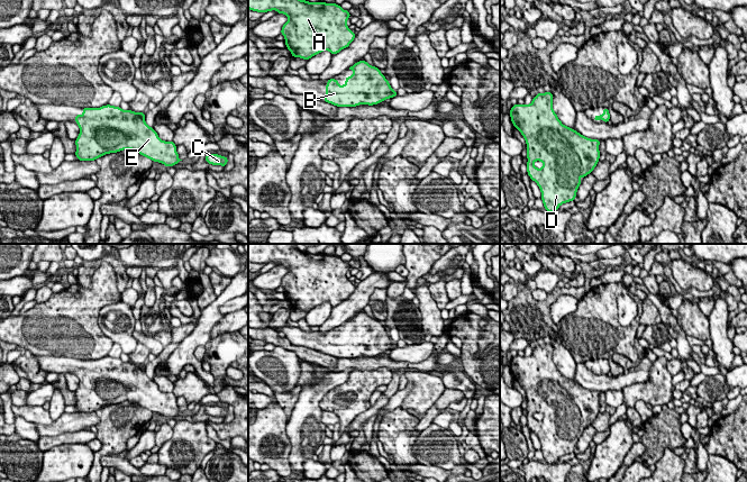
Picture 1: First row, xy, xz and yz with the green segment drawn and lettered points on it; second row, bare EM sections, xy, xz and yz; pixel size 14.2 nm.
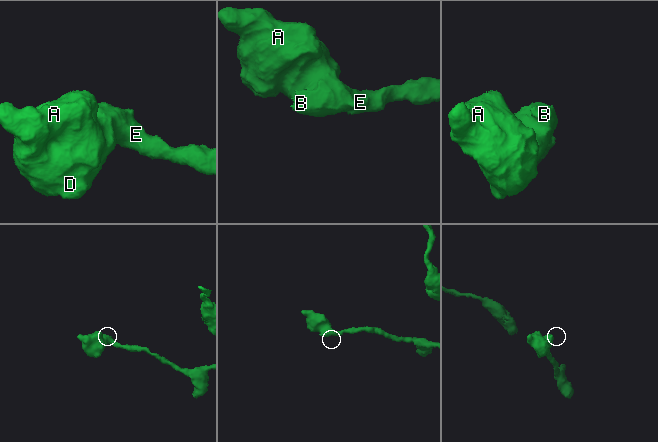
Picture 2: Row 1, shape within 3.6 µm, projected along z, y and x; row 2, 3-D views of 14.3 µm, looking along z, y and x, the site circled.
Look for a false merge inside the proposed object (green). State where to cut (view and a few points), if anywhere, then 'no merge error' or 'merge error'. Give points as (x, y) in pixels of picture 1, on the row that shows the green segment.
cut none; no merge error

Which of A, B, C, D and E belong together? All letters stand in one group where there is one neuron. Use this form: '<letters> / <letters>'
A B C D E

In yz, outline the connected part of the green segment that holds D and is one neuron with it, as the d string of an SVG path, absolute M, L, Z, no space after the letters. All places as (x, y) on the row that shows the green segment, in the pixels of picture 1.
M537 93L530 104L517 103L510 109L512 125L521 133L527 144L527 172L537 183L547 212L574 201L581 178L592 173L600 161L600 139L587 138L562 124L553 109L553 93Z

